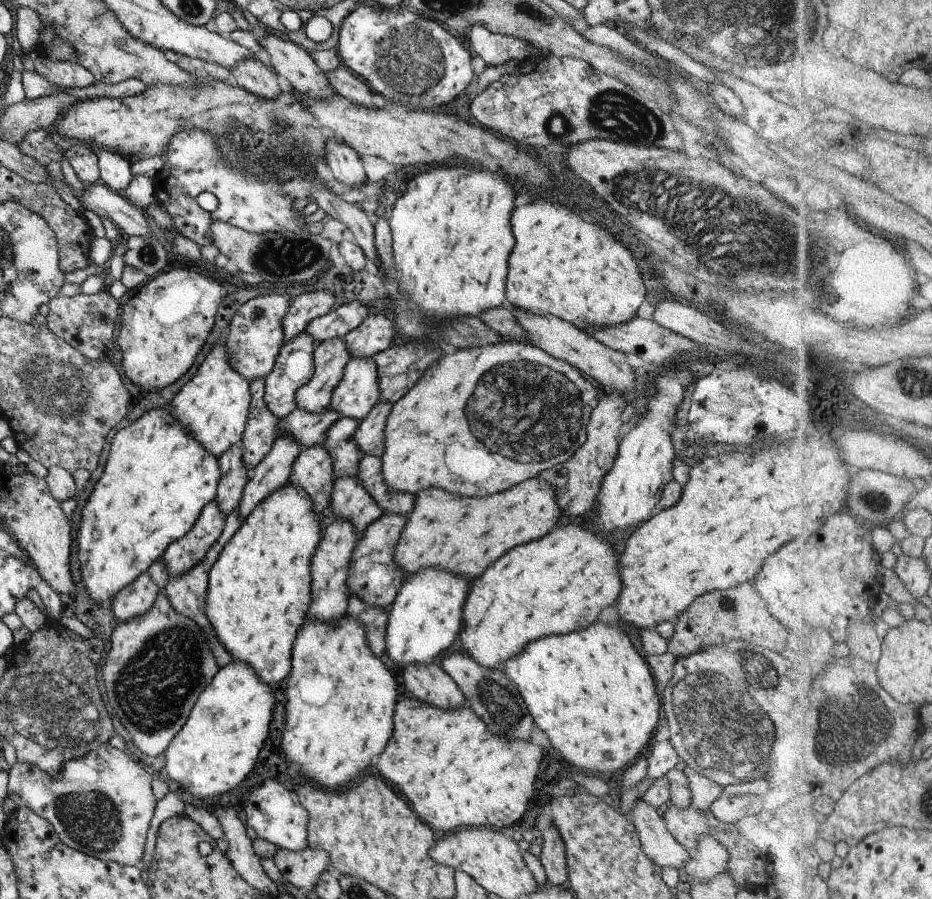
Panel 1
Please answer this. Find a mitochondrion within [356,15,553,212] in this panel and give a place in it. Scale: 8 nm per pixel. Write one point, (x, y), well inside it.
(413, 64)

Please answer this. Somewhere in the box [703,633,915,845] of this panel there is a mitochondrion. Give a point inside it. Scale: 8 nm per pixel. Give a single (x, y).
(856, 739)

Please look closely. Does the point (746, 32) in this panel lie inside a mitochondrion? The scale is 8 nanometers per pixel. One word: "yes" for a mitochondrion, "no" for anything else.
yes

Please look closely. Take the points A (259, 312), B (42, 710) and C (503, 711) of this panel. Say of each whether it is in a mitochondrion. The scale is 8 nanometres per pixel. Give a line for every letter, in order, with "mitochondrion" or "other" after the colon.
A: mitochondrion
B: mitochondrion
C: mitochondrion

